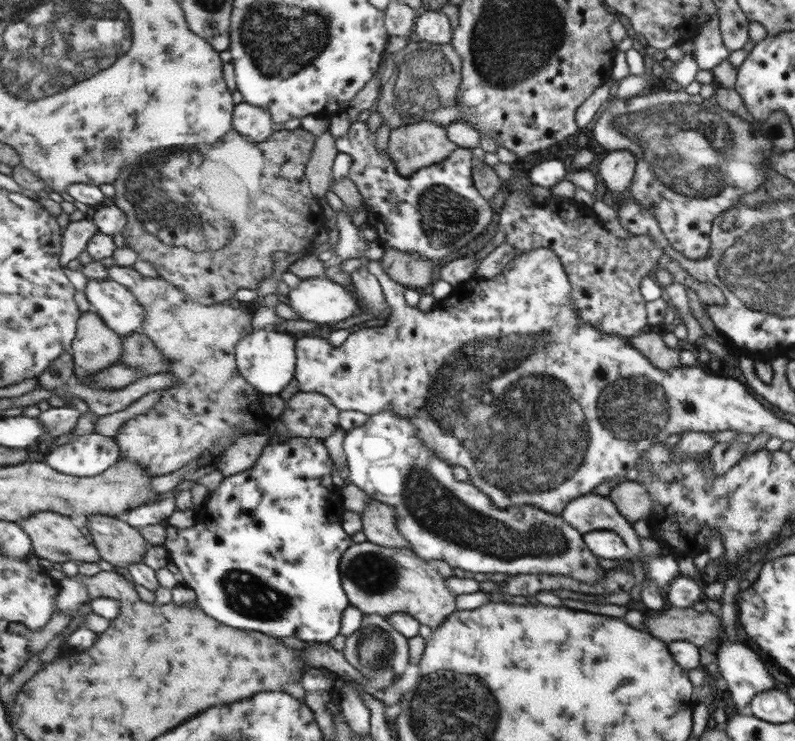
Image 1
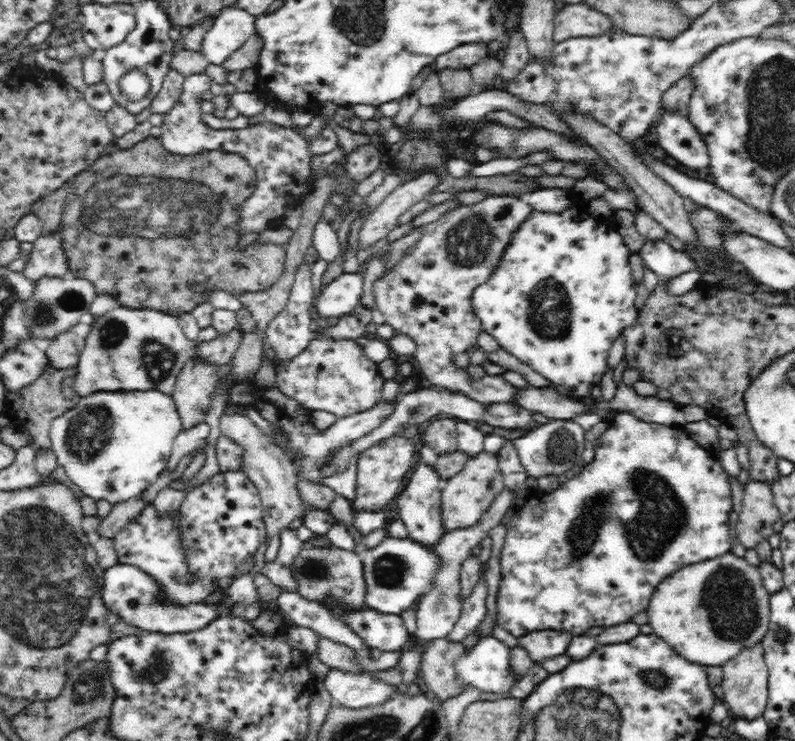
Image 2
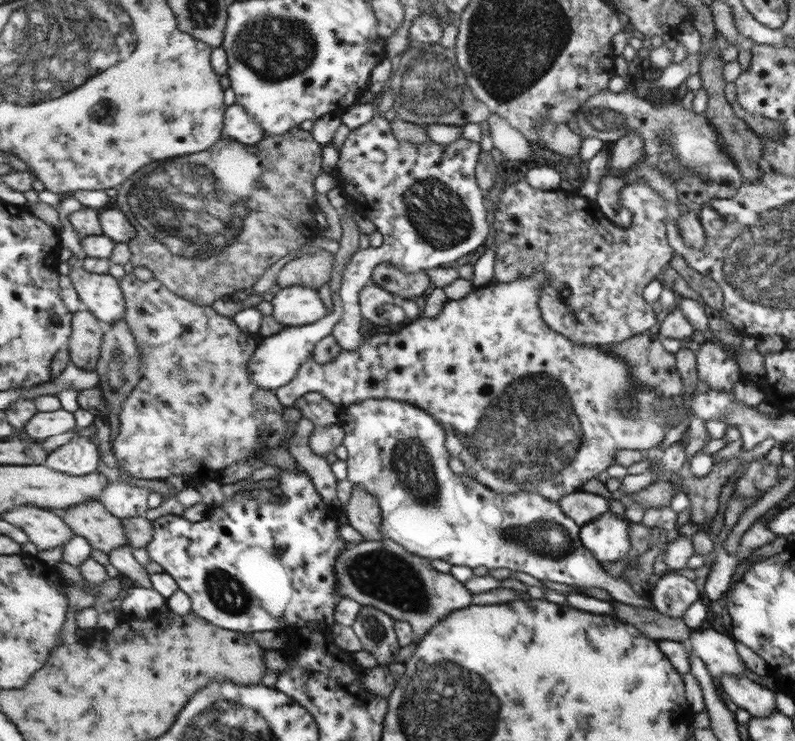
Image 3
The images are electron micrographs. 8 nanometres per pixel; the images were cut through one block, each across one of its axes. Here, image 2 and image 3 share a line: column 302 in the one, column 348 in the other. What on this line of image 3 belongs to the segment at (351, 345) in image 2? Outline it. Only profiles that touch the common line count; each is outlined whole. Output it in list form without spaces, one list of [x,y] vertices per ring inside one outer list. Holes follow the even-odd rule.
[[[544,272],[522,277],[512,282],[497,283],[494,286],[486,285],[472,289],[470,294],[458,300],[448,299],[442,311],[433,318],[422,318],[408,324],[400,323],[387,333],[373,334],[370,338],[364,339],[359,349],[354,352],[343,349],[343,351],[332,362],[320,364],[316,360],[315,352],[303,367],[298,370],[298,376],[288,384],[276,390],[276,395],[284,406],[294,407],[298,400],[302,399],[309,392],[321,392],[325,394],[334,404],[343,408],[352,406],[357,402],[368,399],[392,399],[414,404],[430,412],[436,417],[442,427],[446,429],[447,449],[454,458],[464,463],[466,474],[480,484],[488,486],[492,491],[500,495],[516,495],[520,492],[538,493],[550,501],[559,504],[560,499],[570,493],[581,491],[584,483],[592,478],[597,478],[601,472],[607,471],[615,464],[617,452],[620,450],[636,449],[648,450],[658,446],[664,436],[668,426],[668,420],[664,415],[659,415],[659,396],[654,391],[648,389],[638,389],[631,377],[631,370],[627,362],[618,355],[610,354],[604,350],[604,346],[580,345],[562,333],[551,329],[544,319],[539,307],[539,290],[543,287],[543,282],[547,280]]]

